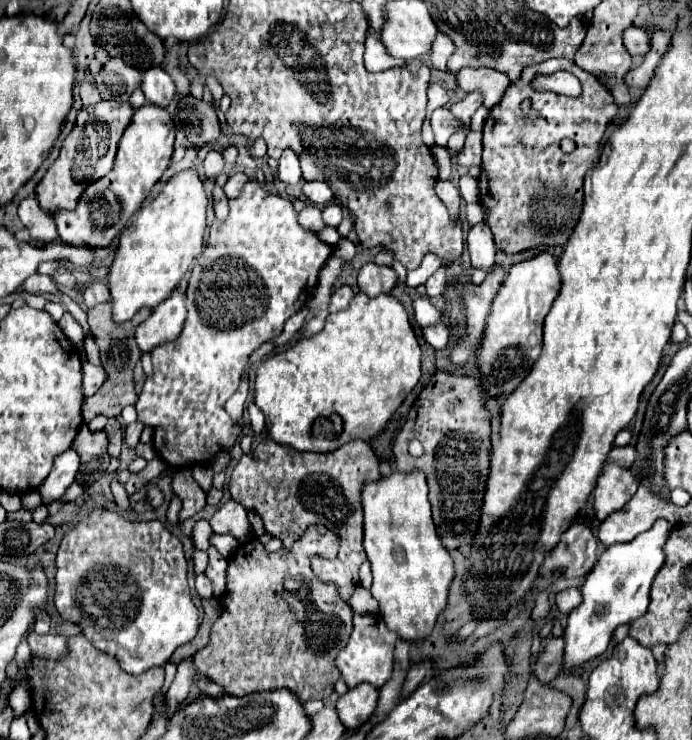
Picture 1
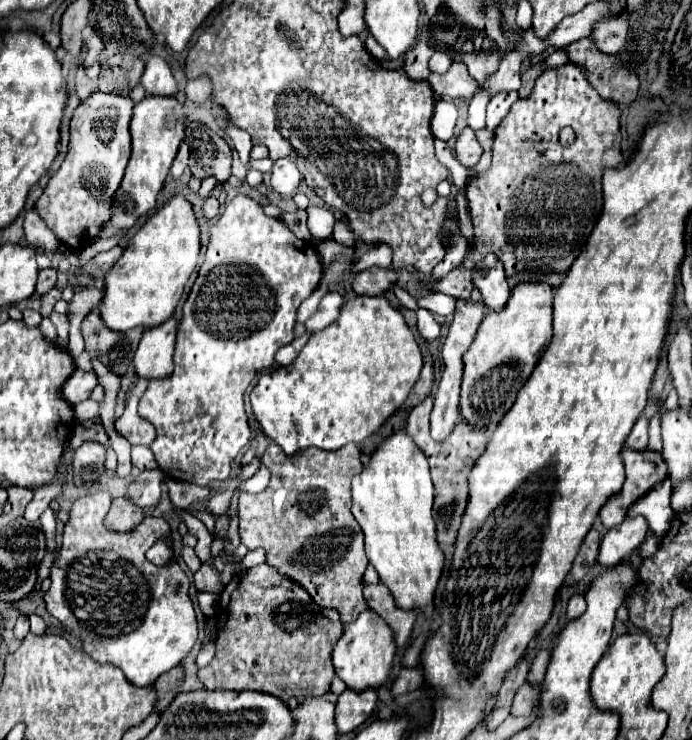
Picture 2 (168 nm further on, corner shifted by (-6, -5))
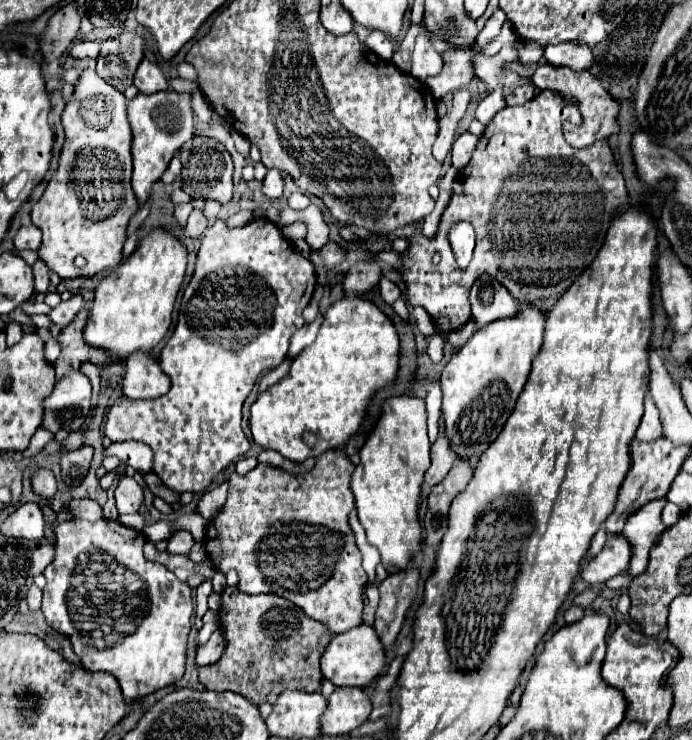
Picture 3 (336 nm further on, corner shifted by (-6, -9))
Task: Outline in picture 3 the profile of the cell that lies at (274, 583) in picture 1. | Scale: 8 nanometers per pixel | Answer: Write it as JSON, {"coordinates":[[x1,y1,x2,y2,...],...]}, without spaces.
{"coordinates":[[226,587,218,617,226,637,226,651,216,665,200,669,200,683,208,691,232,691,252,703,274,703,286,689,304,693,320,689,320,655,332,633,304,615,300,607,278,595,248,595,238,587]]}

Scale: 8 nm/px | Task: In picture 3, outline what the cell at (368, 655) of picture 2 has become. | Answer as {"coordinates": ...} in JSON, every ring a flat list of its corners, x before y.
{"coordinates":[[358,625,344,633,332,637,330,645,324,649,320,657,322,677,332,681,336,687,368,687,384,667,384,647,370,625]]}

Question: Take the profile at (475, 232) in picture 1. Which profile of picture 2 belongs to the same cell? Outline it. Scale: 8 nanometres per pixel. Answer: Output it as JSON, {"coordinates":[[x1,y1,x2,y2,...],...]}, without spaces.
{"coordinates":[[486,255,486,259,476,265,472,279,482,293,482,303,490,311,500,311,506,305,506,299,510,297,510,287,500,259,496,259,494,255]]}

